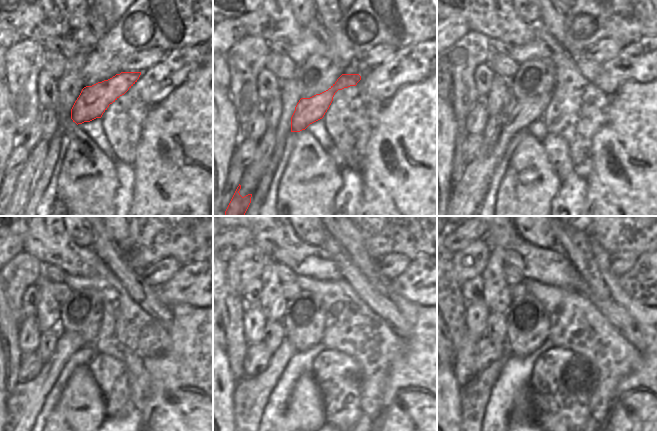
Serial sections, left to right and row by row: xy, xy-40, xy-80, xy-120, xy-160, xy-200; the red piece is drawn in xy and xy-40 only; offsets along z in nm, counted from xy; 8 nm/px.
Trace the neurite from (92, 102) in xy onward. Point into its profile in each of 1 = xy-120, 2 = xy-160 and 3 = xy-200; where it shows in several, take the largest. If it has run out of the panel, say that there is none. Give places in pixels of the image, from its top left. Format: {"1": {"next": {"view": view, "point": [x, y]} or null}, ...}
{"1": {"next": {"view": "xy-120", "point": [24, 404]}}, "2": {"next": {"view": "xy-160", "point": [251, 395]}}, "3": {"next": {"view": "xy-200", "point": [475, 394]}}}

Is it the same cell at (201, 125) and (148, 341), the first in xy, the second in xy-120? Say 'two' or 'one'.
two

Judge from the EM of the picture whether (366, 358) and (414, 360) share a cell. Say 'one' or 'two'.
two

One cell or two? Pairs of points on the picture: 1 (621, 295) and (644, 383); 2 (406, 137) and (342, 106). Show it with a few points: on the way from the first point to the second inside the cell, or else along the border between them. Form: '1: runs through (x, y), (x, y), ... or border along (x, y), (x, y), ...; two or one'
1: runs through (643, 317), (646, 320), (646, 361); one
2: border along (383, 104), (377, 124), (367, 144); two

